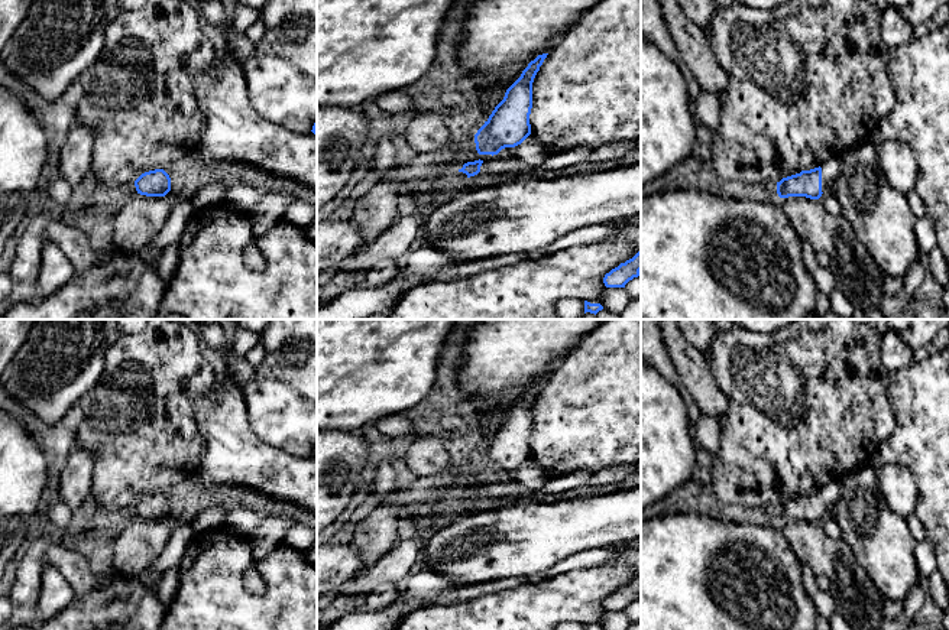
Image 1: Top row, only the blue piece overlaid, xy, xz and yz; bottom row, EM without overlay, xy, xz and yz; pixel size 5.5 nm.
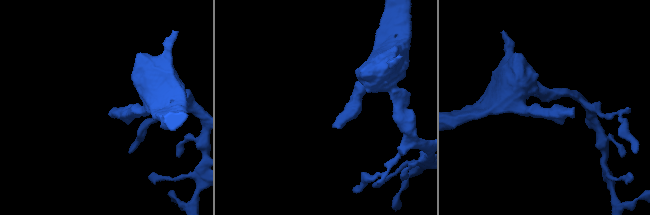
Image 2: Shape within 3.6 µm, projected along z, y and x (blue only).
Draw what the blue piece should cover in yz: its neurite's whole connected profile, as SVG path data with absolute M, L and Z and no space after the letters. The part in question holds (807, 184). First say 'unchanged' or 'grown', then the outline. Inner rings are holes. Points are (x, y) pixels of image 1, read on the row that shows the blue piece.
grown | M835 158L819 168L801 171L800 173L783 178L777 182L777 194L780 198L806 197L819 199L823 192L832 189L841 168L841 160Z

